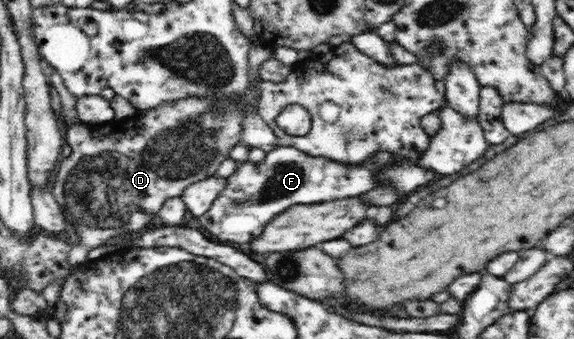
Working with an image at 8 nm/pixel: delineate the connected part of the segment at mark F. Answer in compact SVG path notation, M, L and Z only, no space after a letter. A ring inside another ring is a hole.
M279 146L267 151L259 162L251 162L251 160L237 162L235 171L226 178L226 184L211 207L208 207L208 210L197 218L197 221L215 239L227 241L227 244L237 243L239 247L241 243L250 243L251 239L255 239L255 235L259 235L259 231L263 231L263 223L267 223L267 219L273 219L287 207L309 206L337 199L358 197L362 193L367 193L376 185L376 179L374 179L376 173L386 168L387 163L391 163L391 154L388 154L387 151L375 155L375 158L367 159L363 163L357 163L357 166L349 166L345 163L331 162L327 158L310 156L294 147Z

